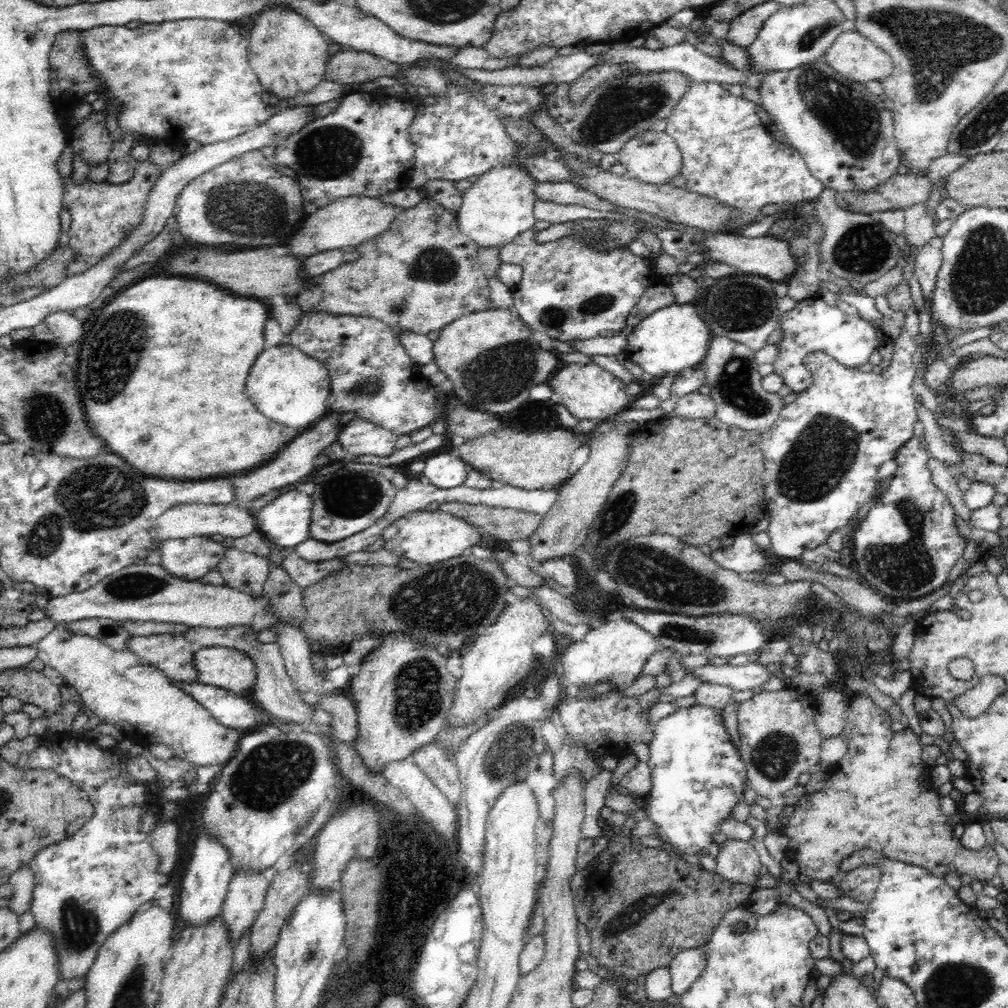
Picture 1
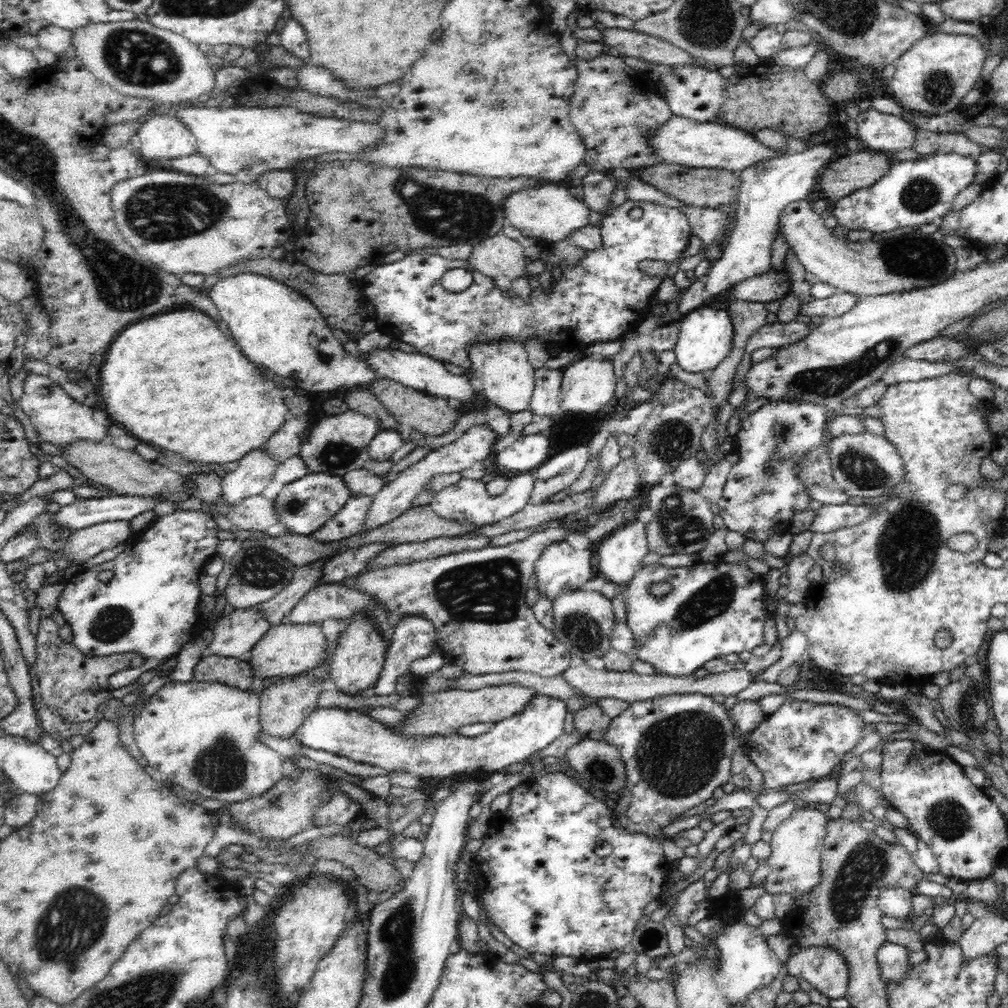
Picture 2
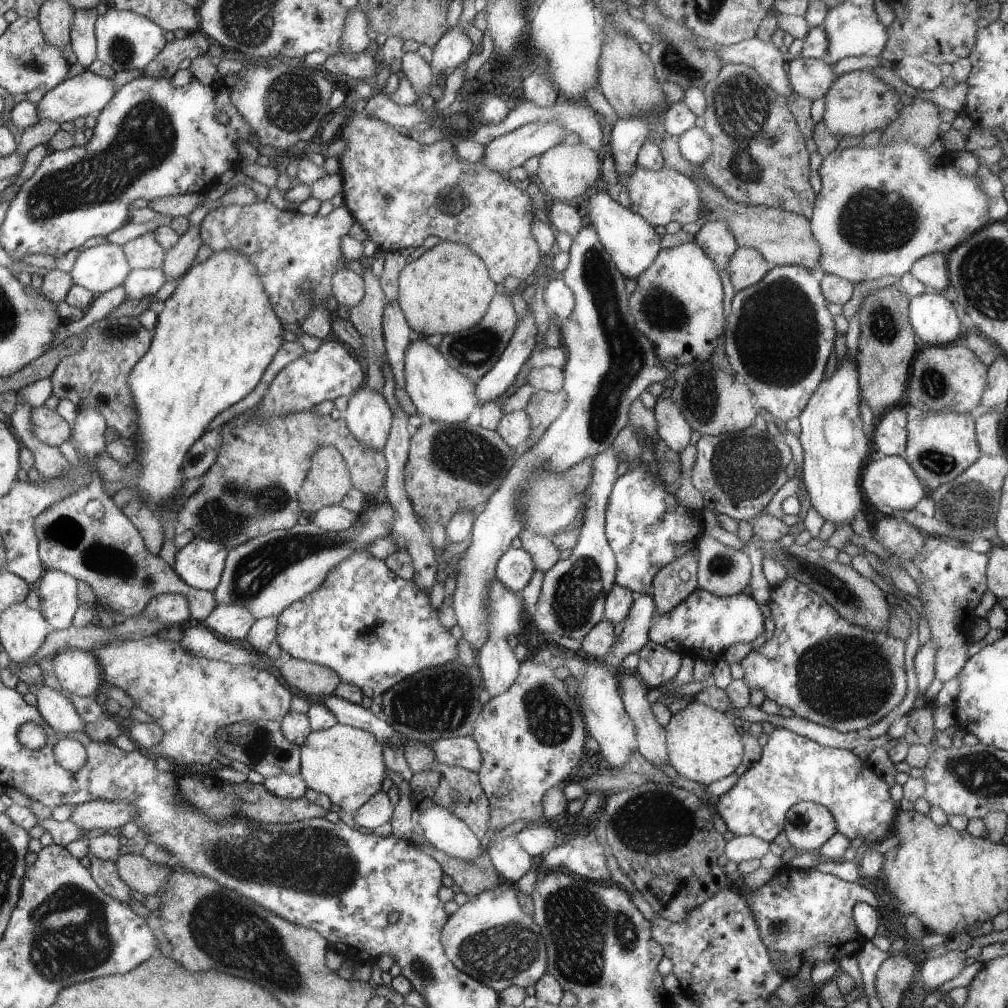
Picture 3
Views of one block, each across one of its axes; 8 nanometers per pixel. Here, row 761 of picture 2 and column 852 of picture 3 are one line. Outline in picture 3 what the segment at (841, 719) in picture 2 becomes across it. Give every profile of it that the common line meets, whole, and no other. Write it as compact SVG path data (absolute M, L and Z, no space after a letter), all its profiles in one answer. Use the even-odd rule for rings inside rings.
M778 727L769 734L769 740L766 746L762 747L758 762L749 765L733 788L720 796L713 805L724 820L727 830L735 836L752 835L771 843L786 826L786 814L790 808L804 800L820 803L829 808L834 814L839 832L850 841L862 836L868 845L874 842L880 844L891 835L898 812L890 796L890 786L874 770L870 770L869 762L860 760L856 754L852 754L852 751L822 746L791 730Z

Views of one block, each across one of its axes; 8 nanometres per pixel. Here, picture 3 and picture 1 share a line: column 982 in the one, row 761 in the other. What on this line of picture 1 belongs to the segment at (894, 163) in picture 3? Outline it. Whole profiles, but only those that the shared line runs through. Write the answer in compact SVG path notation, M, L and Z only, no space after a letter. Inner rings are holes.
M58 623L56 626L54 626L54 628L55 629L52 629L52 632L49 632L48 635L35 644L35 647L37 648L37 657L42 662L44 662L45 666L51 666L52 668L58 670L58 672L64 676L66 685L72 686L72 688L76 689L76 692L78 692L78 694L81 696L82 703L85 706L88 706L88 708L96 716L98 716L100 720L115 725L118 725L120 722L124 722L125 720L126 724L132 724L132 726L135 727L134 732L149 737L151 743L166 744L174 749L174 757L187 760L198 766L215 766L219 769L223 767L228 762L228 760L232 758L232 756L235 755L238 743L241 740L240 734L238 734L238 729L228 728L223 724L217 723L216 720L214 720L212 716L209 715L209 712L201 704L198 704L198 702L196 702L192 696L186 694L183 690L180 690L175 684L173 684L173 681L165 674L162 674L162 671L158 670L157 667L143 663L137 654L134 654L128 650L114 650L107 644L100 642L98 639L70 633L70 631L66 629L66 625L64 625L64 623Z

